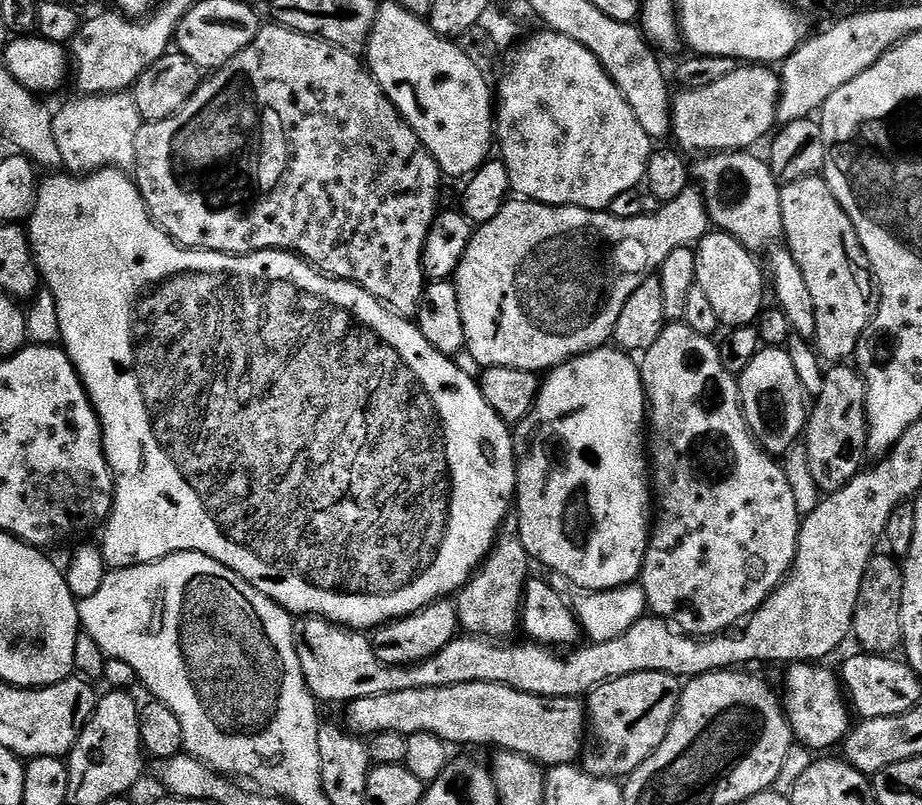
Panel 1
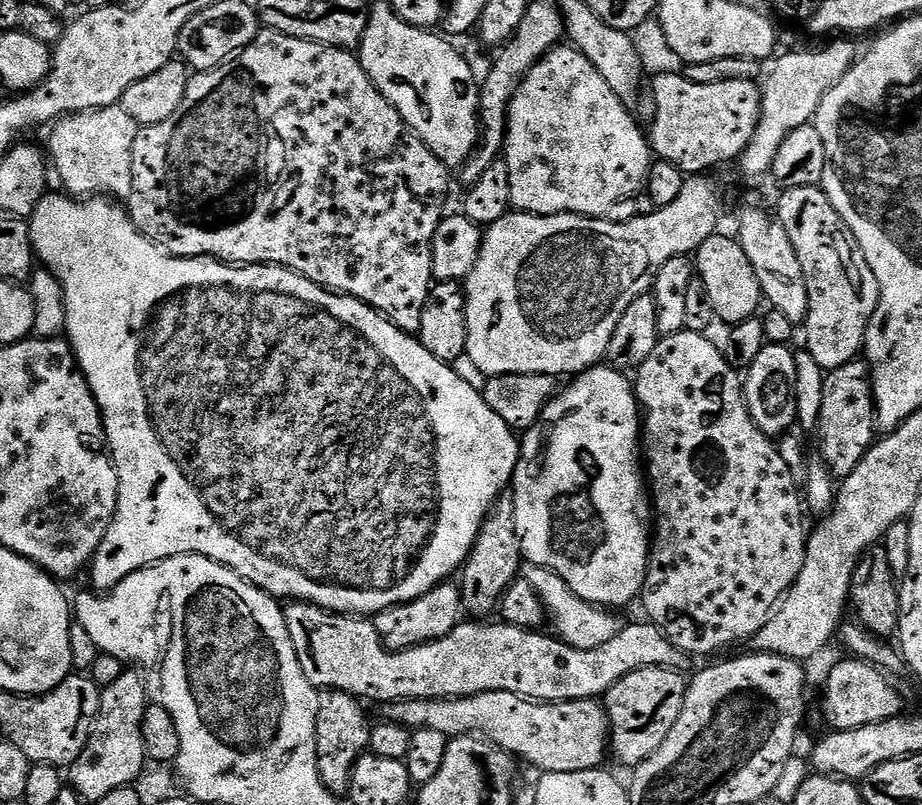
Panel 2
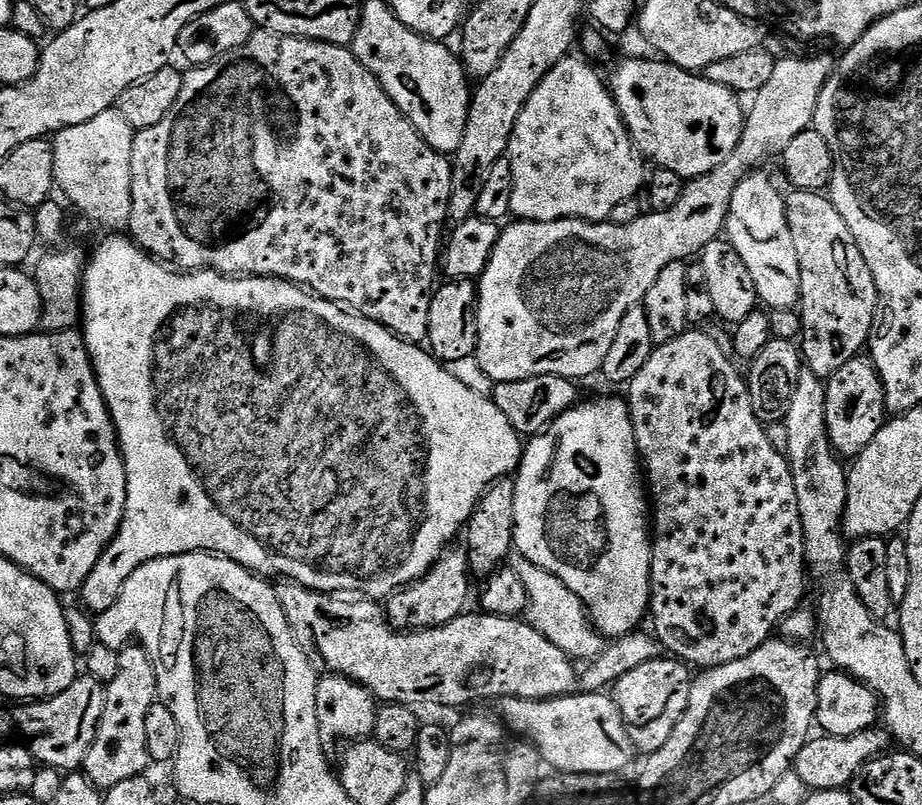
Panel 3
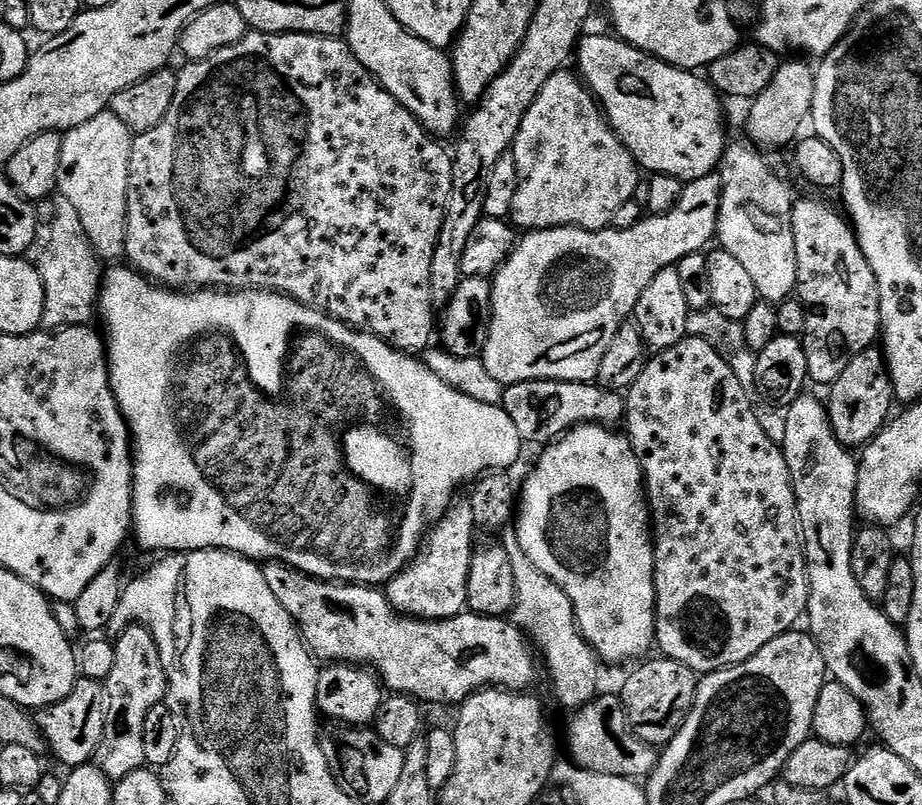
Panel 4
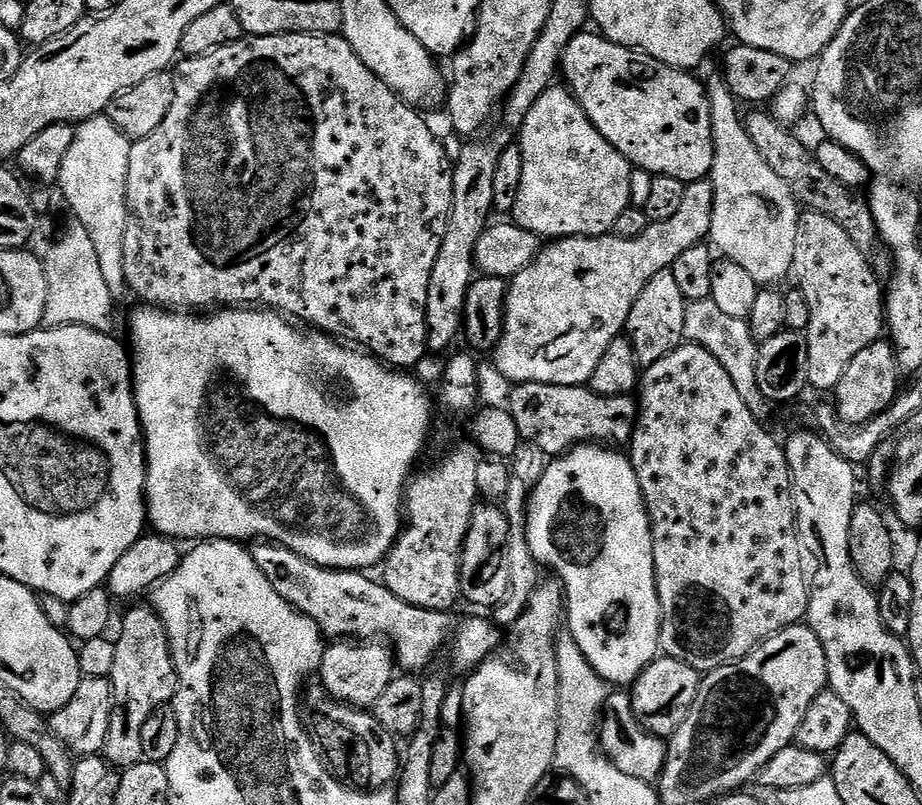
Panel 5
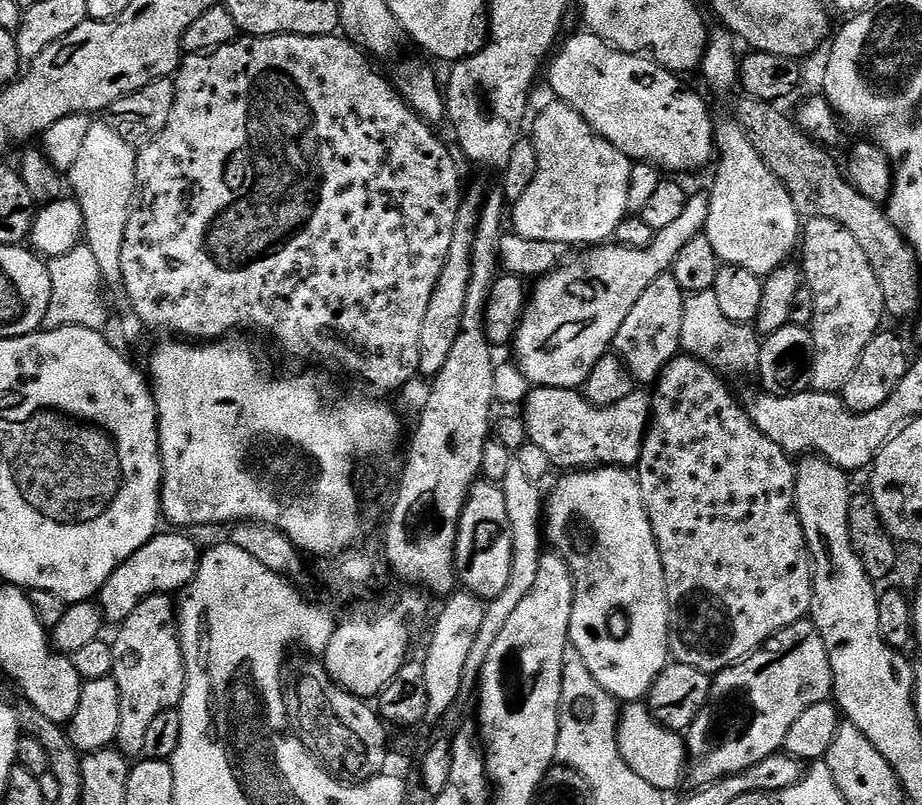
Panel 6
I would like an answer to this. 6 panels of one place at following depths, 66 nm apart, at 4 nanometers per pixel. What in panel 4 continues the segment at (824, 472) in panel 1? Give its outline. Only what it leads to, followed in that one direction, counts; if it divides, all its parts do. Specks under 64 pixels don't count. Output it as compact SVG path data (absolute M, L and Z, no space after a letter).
M873 346L862 350L842 374L830 385L829 396L826 396L828 417L832 423L838 442L849 450L863 449L888 423L893 415L892 379L888 373L888 364L884 360L883 351Z

